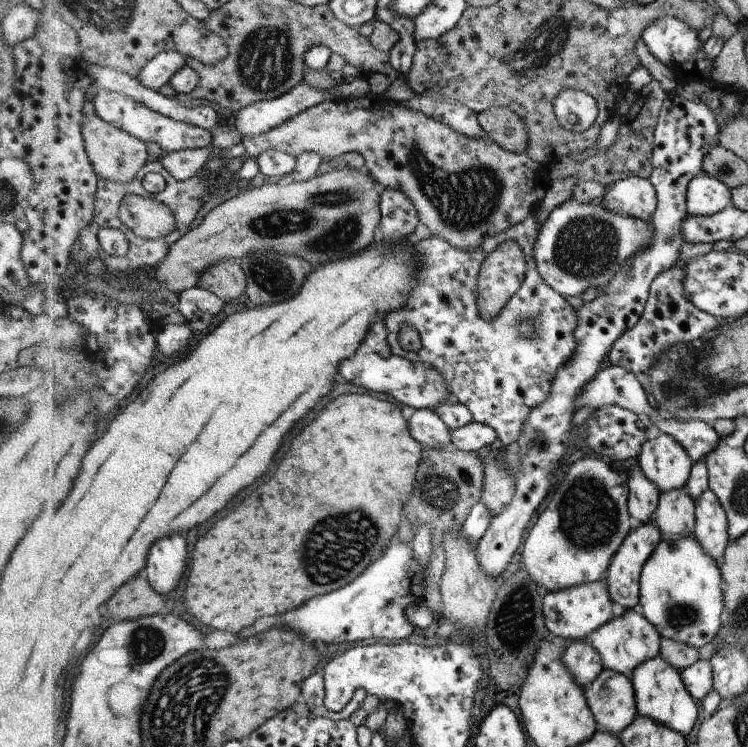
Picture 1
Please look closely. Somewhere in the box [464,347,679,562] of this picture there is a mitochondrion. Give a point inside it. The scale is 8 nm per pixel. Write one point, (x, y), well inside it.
(588, 516)

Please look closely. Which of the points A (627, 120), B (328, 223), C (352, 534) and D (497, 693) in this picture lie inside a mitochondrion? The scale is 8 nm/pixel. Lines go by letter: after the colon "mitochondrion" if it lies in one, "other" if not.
A: other
B: mitochondrion
C: mitochondrion
D: other

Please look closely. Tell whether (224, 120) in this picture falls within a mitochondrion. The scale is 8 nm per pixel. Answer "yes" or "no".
no

